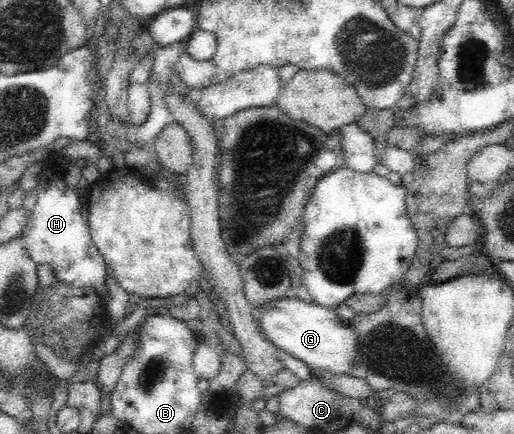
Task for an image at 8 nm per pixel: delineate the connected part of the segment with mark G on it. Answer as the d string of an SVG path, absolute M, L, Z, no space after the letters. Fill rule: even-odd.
M296 296L275 300L272 304L266 305L266 308L256 313L262 333L274 346L282 350L283 354L289 354L302 360L311 370L324 370L336 375L349 375L350 371L357 365L359 357L358 339L354 326L348 322L342 322L336 314L334 308L325 308L325 306L300 300Z

